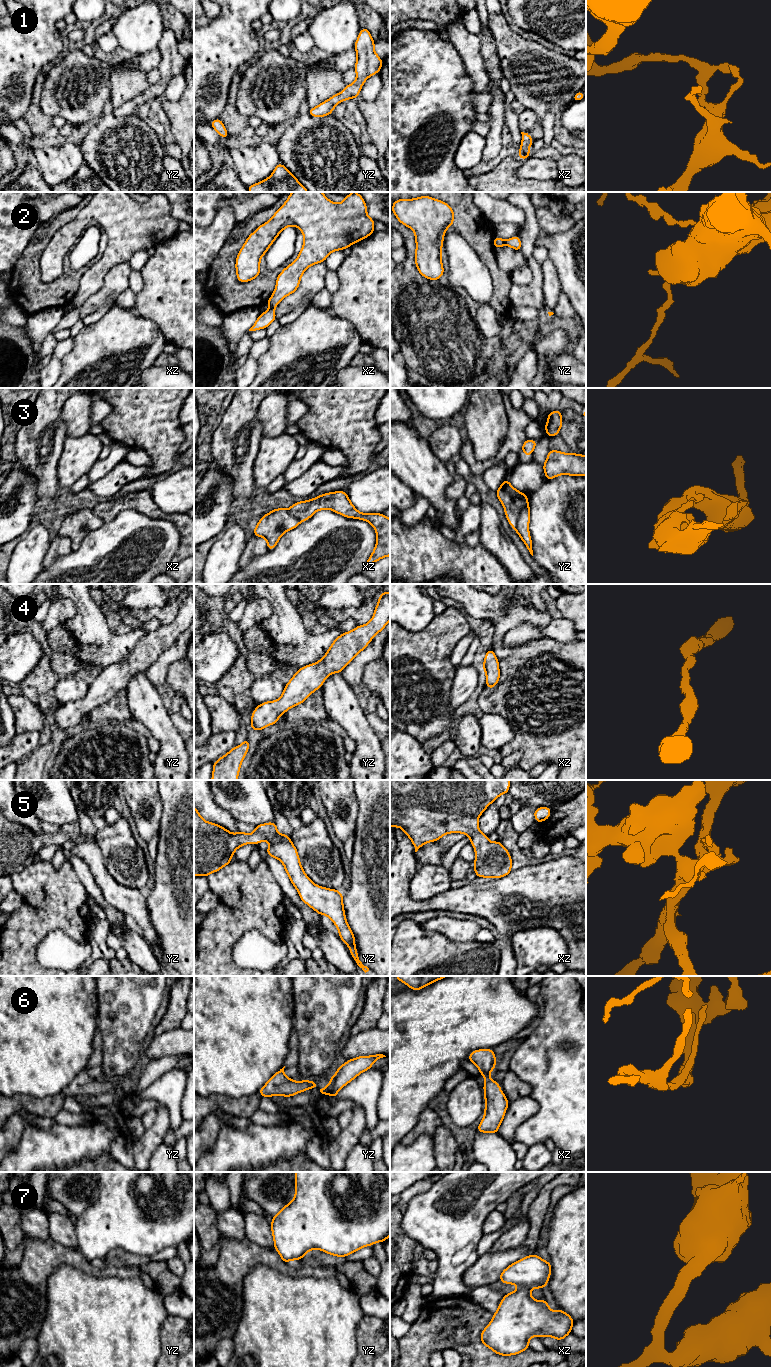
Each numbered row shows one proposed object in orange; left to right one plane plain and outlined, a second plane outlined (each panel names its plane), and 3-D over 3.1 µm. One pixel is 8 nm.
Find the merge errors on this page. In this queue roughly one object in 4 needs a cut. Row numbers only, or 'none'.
none

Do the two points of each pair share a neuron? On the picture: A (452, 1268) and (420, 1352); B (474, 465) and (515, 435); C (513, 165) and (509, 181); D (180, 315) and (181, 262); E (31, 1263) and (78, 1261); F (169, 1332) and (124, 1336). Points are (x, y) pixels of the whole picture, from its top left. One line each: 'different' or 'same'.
A: different
B: same
C: same
D: same
E: same
F: different

